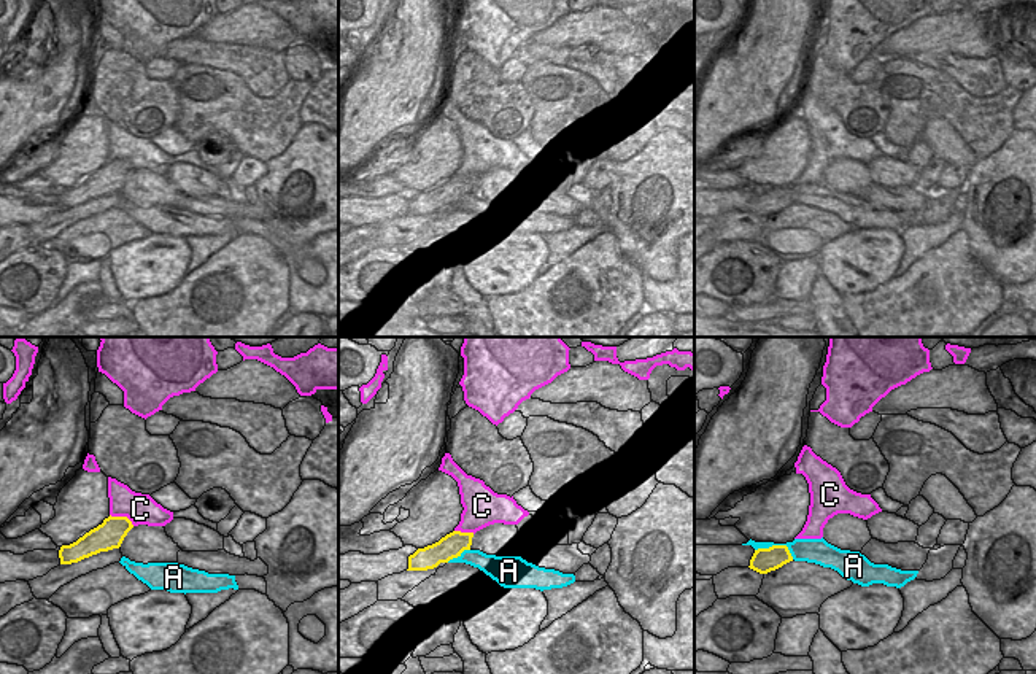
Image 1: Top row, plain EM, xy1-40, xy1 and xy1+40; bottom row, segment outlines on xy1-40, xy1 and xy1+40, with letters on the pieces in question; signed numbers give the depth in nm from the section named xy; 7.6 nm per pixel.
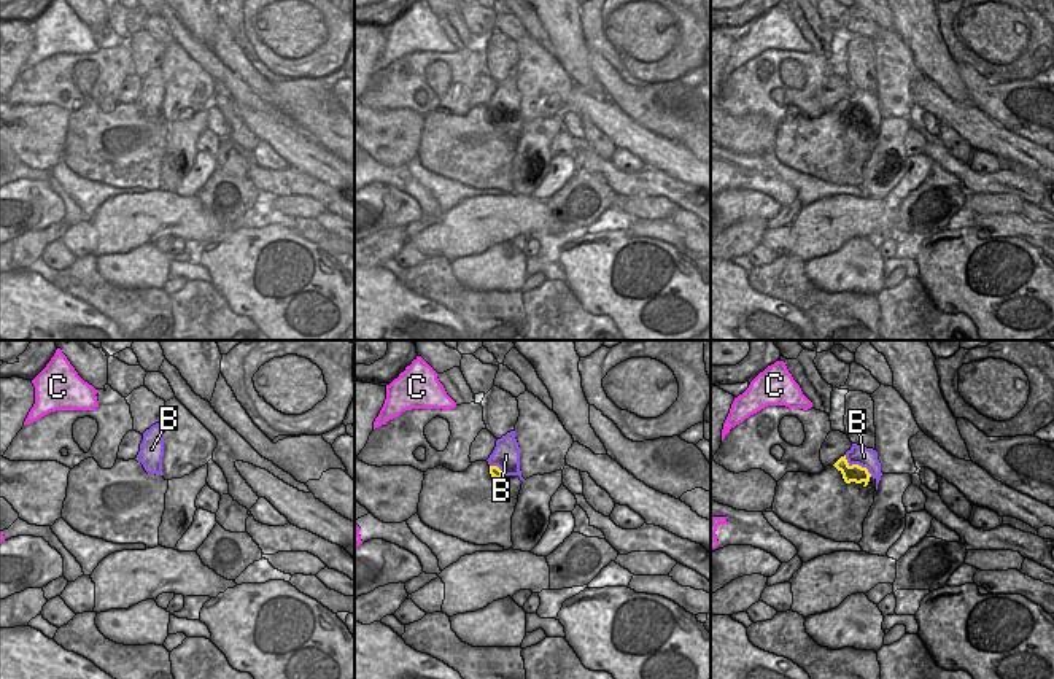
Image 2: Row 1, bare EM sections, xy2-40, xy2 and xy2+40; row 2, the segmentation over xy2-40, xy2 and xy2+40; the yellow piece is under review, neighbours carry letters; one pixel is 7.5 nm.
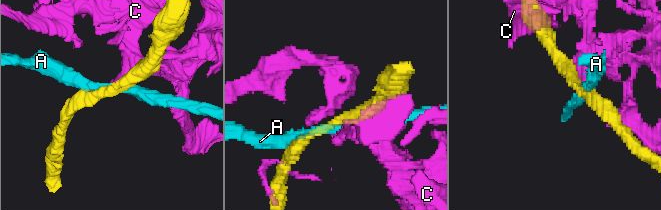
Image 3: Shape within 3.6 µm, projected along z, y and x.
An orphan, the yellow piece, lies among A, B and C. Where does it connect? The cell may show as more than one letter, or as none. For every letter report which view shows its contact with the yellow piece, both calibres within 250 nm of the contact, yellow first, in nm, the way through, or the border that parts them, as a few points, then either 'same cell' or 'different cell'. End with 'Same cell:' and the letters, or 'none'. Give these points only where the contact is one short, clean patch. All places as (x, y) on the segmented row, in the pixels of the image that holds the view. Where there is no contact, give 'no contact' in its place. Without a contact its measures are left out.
A: meets yellow in xy1+40; 190 nm thick on the yellow side, 170 nm on the other; different cell
B: meets yellow in xy2+40; 130 nm thick on the yellow side, 150 nm on the other; runs through xy2+40 (854, 473), (857, 465), (864, 457); same cell
C: meets yellow in xy1-40; 220 nm thick on the yellow side, 240 nm on the other; different cell
Same cell: B

